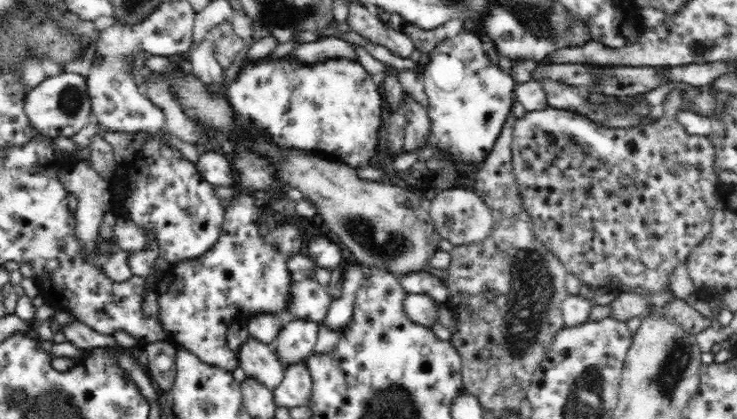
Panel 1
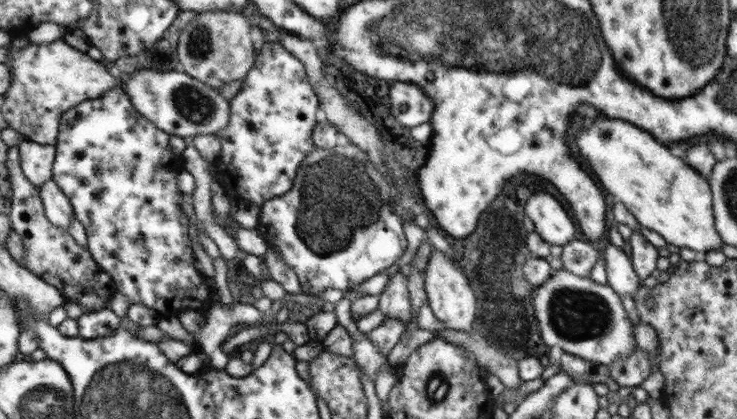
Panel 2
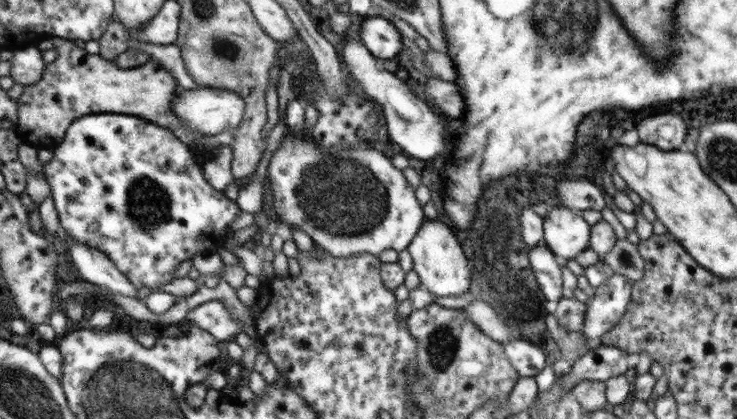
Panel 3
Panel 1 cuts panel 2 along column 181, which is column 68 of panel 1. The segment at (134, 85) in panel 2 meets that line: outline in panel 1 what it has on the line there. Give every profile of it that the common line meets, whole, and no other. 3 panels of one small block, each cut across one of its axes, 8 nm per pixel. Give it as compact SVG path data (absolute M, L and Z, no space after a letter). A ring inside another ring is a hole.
M64 70L56 76L44 79L38 86L28 89L24 112L37 132L53 139L74 136L93 119L86 79L80 74Z

